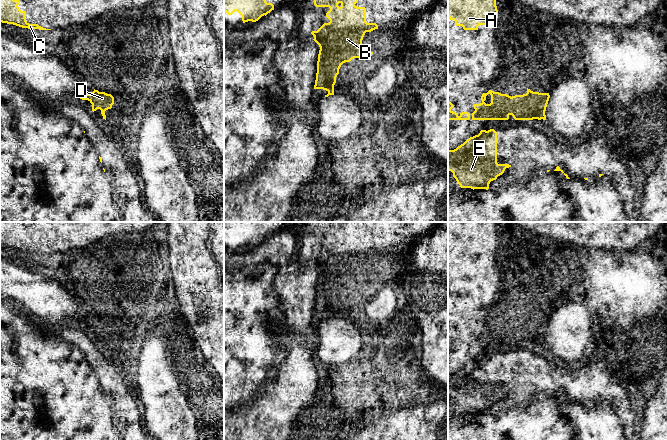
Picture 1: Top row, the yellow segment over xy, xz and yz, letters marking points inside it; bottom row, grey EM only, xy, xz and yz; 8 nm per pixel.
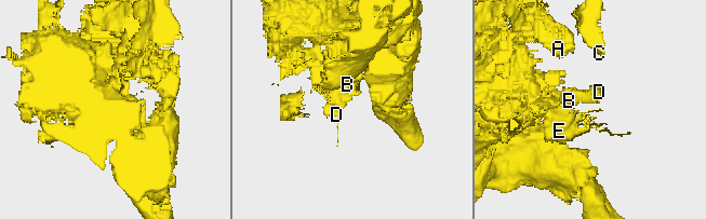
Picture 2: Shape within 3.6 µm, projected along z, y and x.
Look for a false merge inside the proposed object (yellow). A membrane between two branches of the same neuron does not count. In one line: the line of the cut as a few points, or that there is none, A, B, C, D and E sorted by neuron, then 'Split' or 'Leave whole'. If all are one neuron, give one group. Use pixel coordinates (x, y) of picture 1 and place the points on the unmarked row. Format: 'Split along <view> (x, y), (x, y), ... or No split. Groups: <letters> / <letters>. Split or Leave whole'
No split. Groups: A B C D E. Leave whole

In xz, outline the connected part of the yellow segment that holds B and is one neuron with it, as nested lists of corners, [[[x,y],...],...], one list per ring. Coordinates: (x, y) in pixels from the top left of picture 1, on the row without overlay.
[[[314,222],[316,231],[329,231],[326,241],[329,247],[324,247],[317,255],[312,255],[314,265],[320,274],[317,285],[317,297],[314,313],[323,313],[328,316],[325,321],[334,319],[334,309],[341,289],[354,282],[368,282],[373,276],[362,273],[362,264],[366,256],[378,253],[376,247],[366,246],[366,232],[357,231],[358,222]]]

